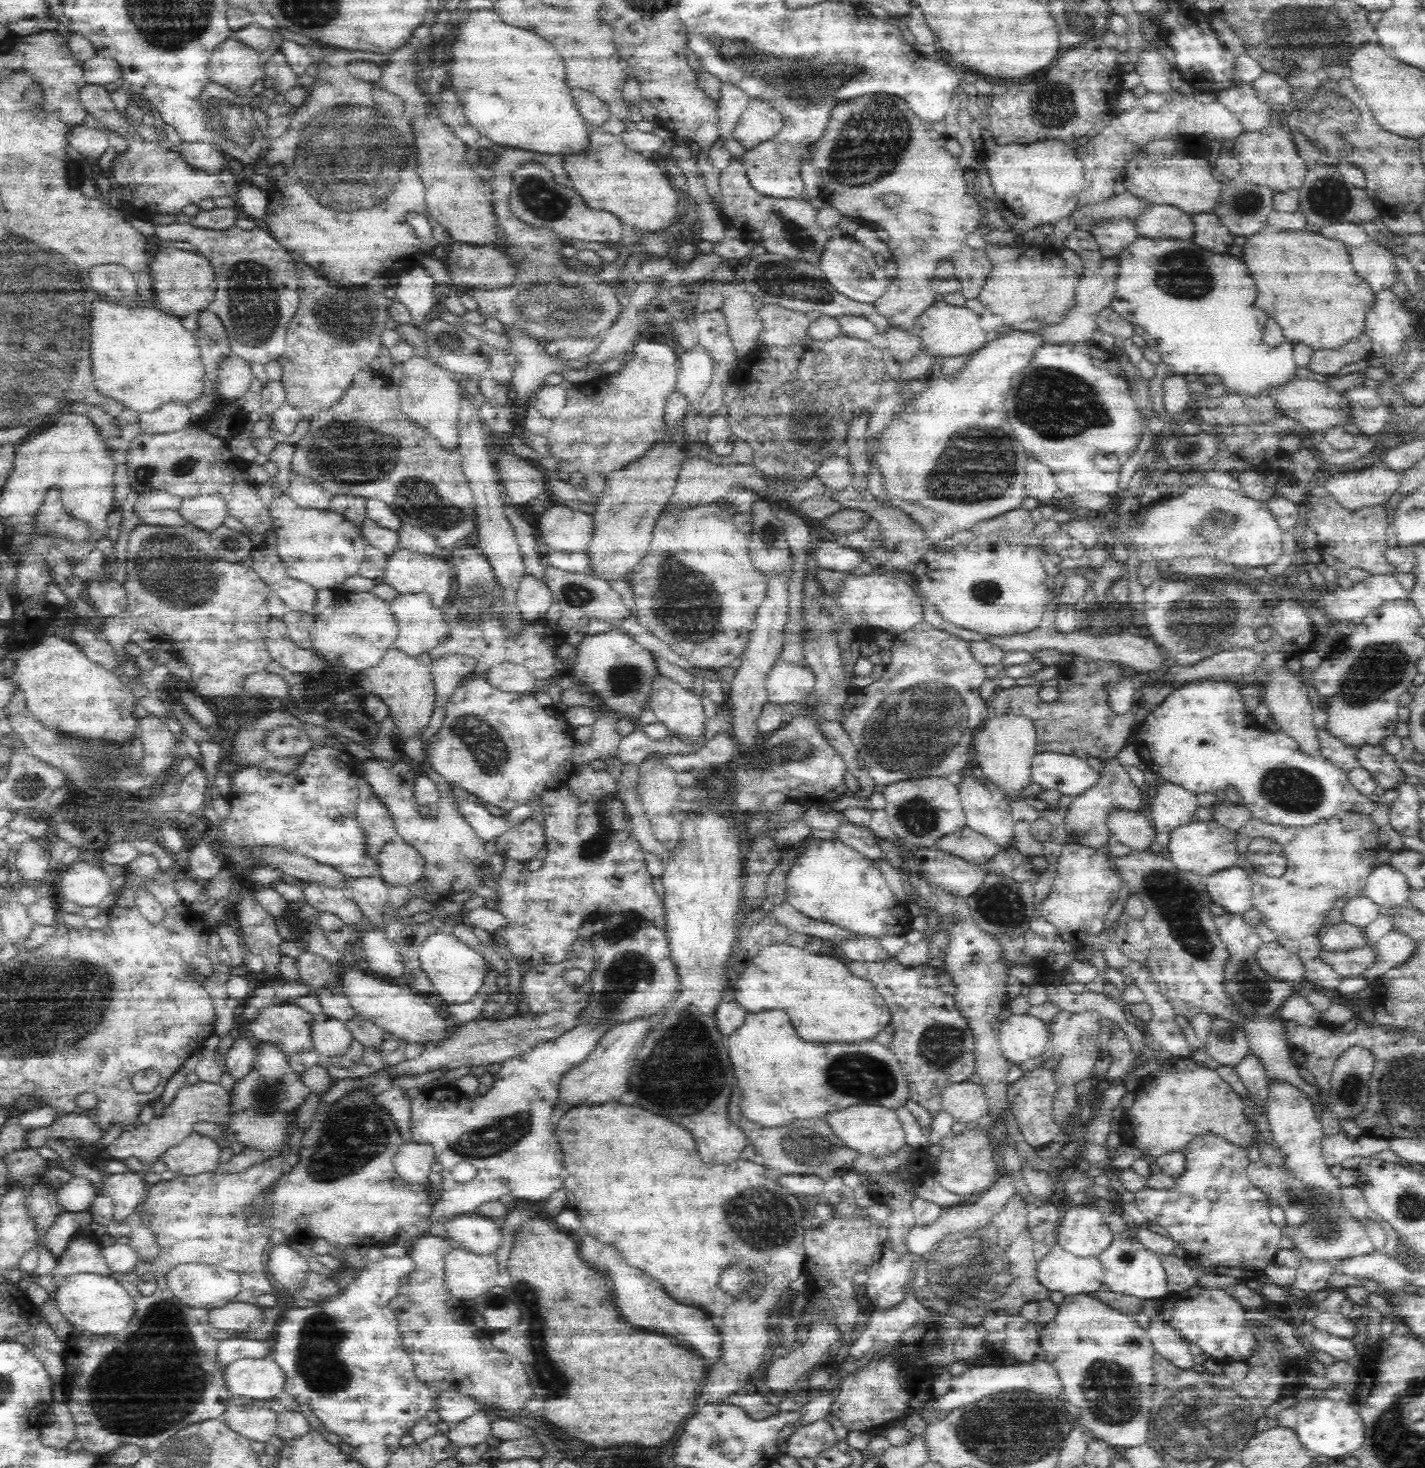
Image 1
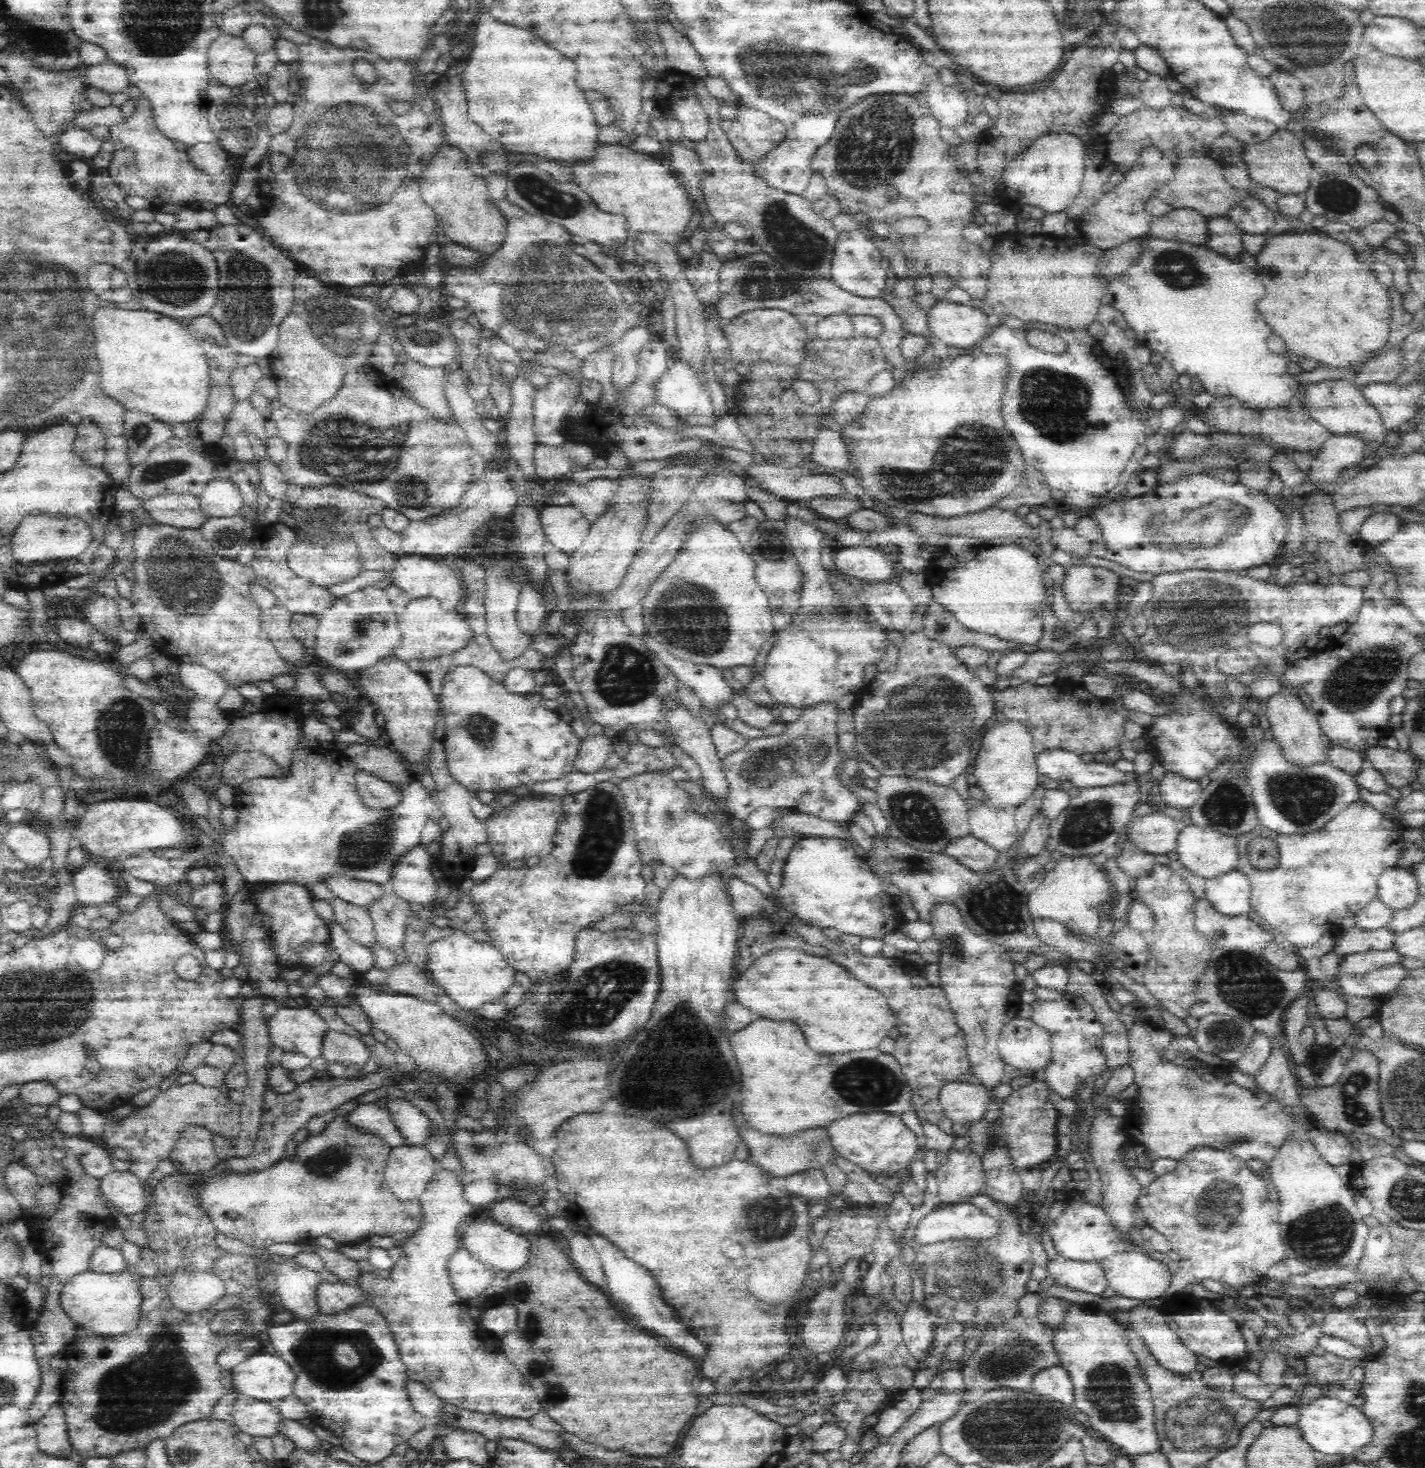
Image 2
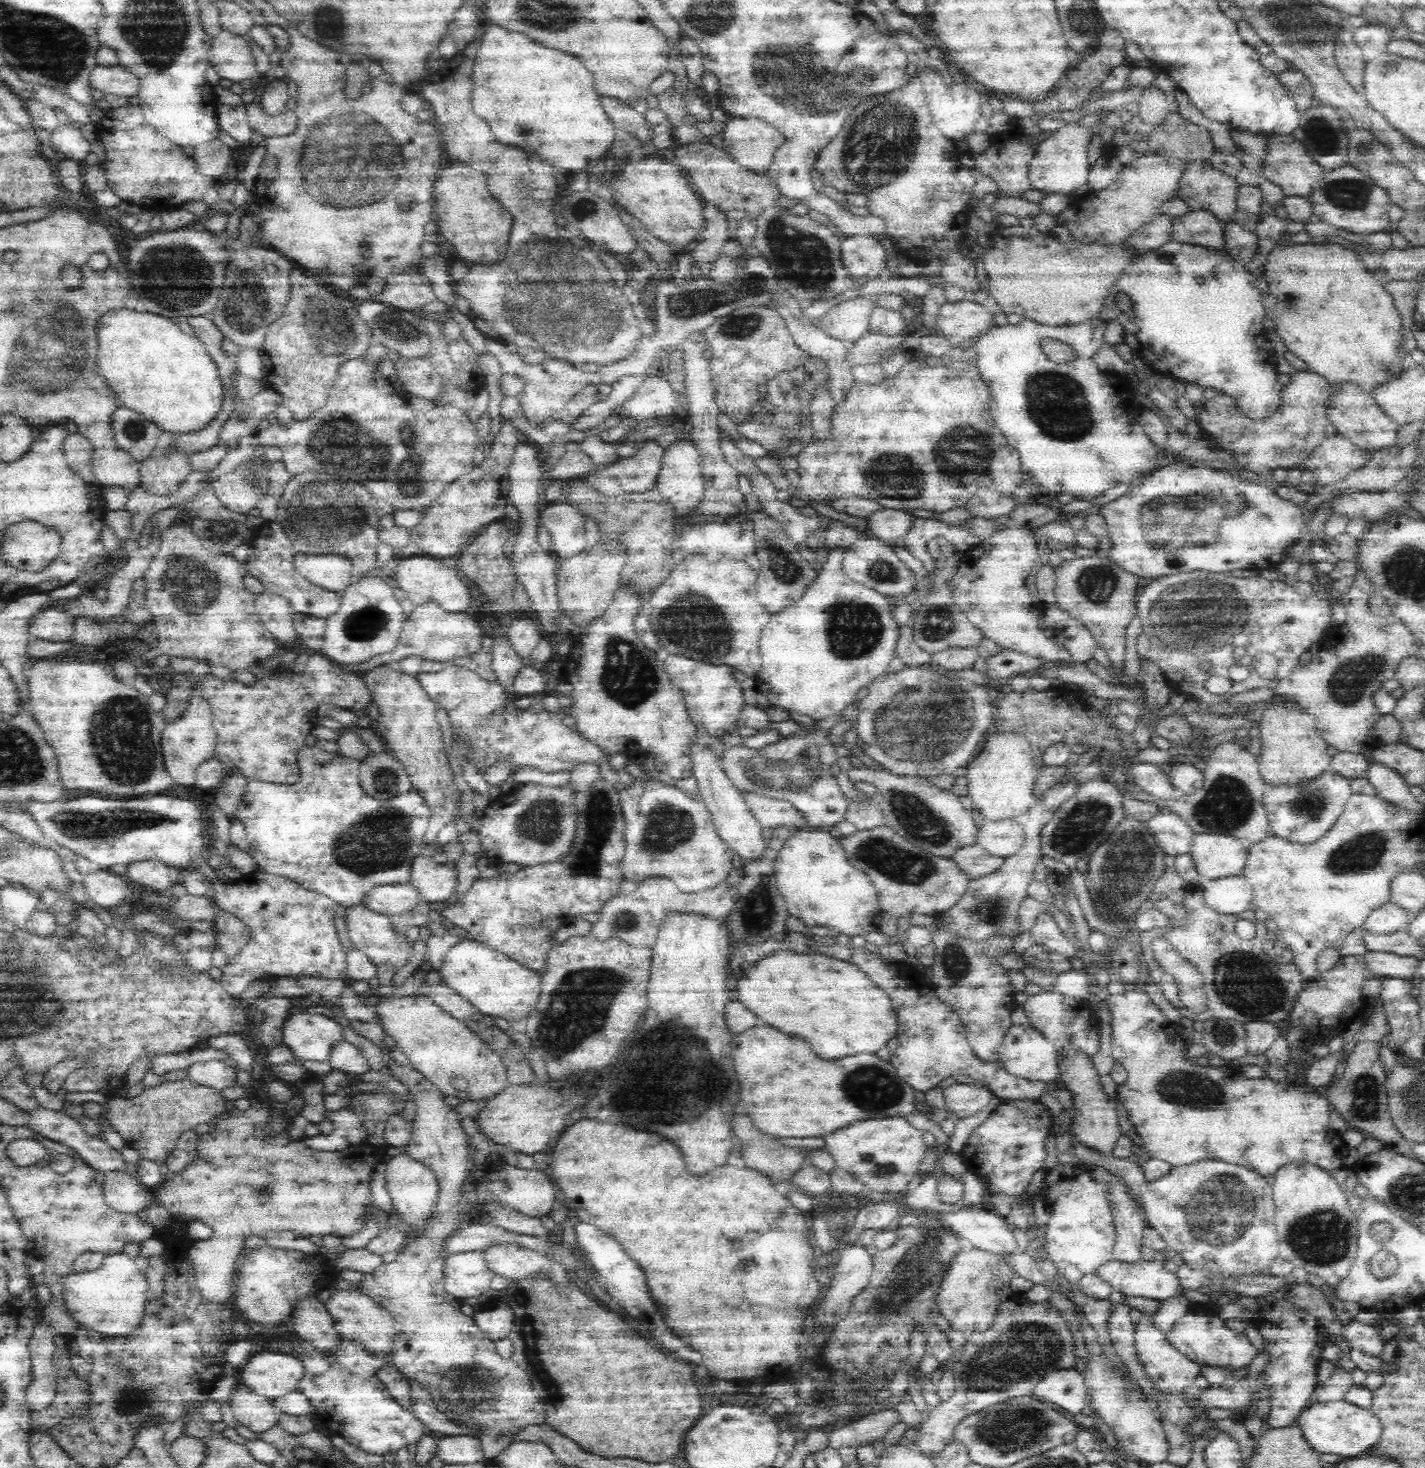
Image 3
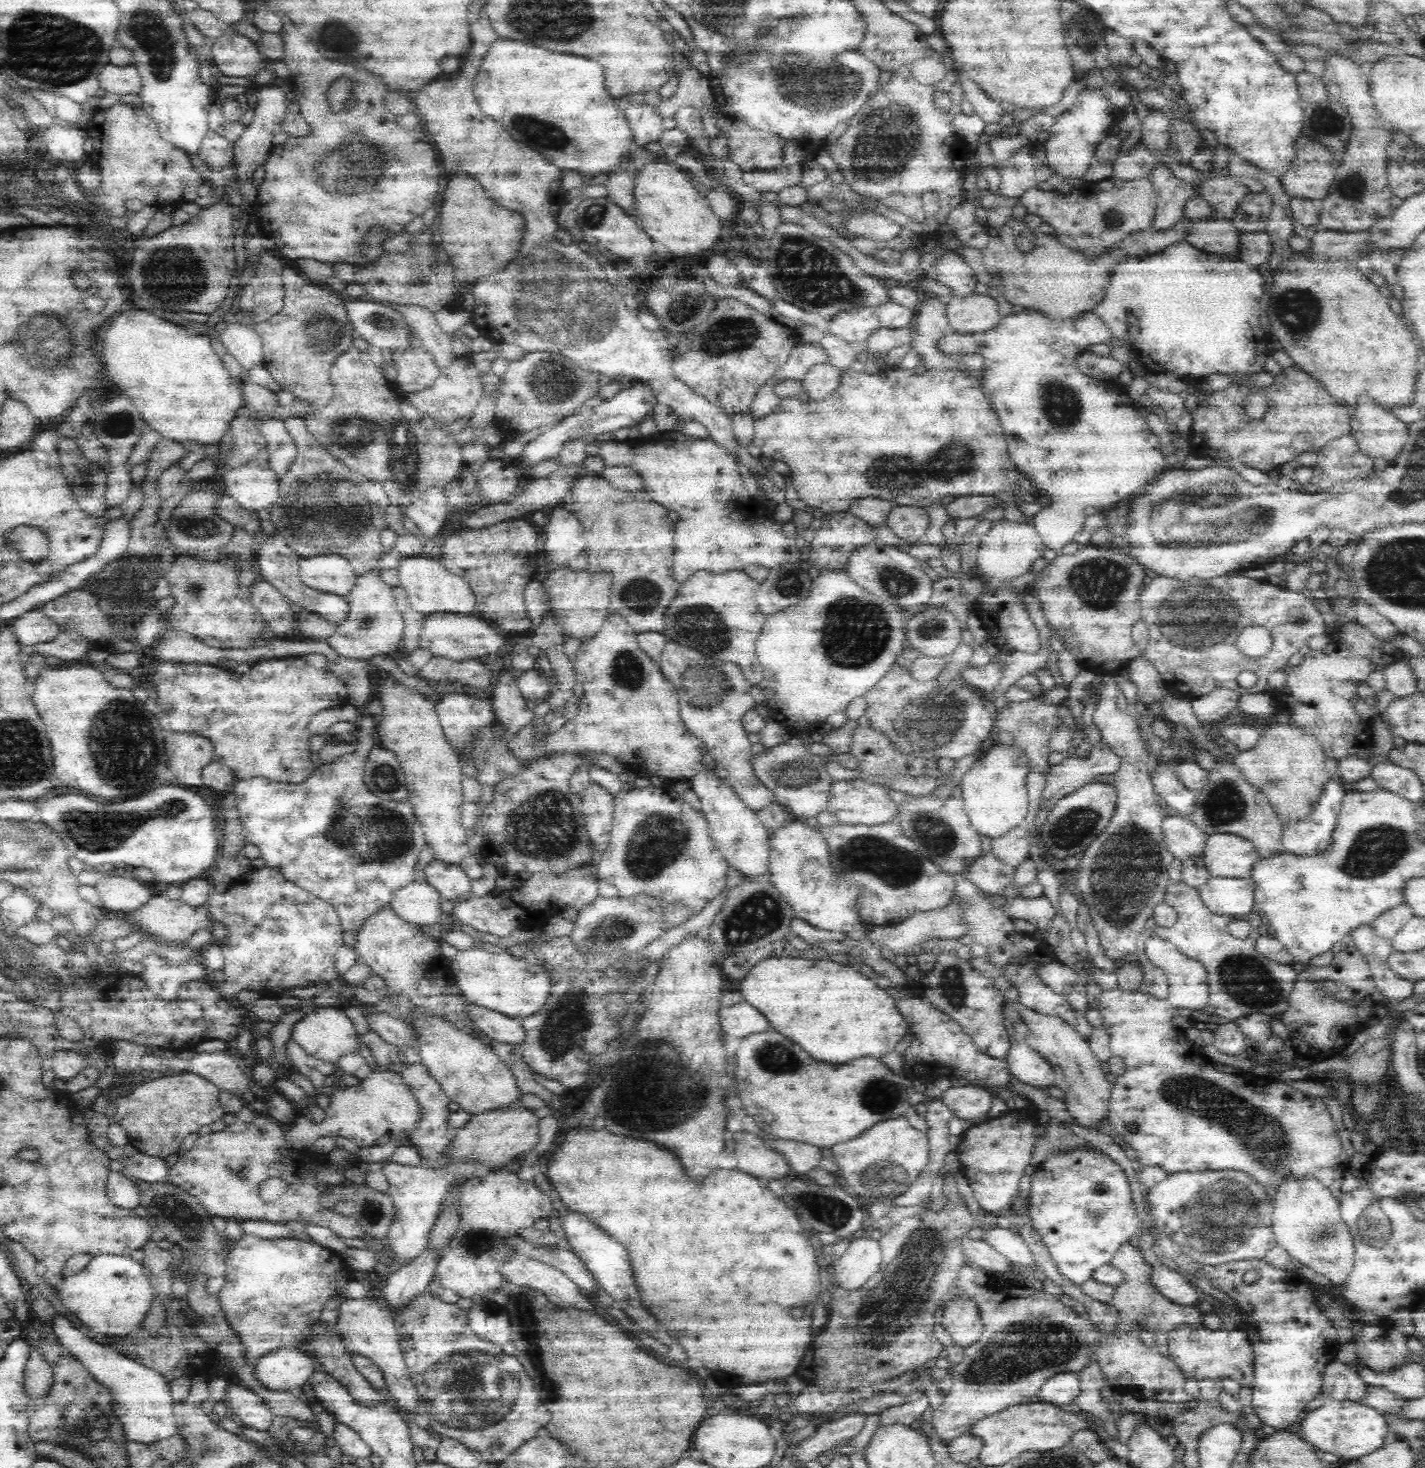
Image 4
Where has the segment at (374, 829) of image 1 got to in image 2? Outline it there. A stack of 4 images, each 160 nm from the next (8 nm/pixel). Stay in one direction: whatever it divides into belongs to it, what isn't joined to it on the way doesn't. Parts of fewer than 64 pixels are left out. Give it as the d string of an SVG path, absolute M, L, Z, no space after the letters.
M358 772L354 783L359 799L368 810L392 810L400 804L403 797L403 791L376 776L366 776Z

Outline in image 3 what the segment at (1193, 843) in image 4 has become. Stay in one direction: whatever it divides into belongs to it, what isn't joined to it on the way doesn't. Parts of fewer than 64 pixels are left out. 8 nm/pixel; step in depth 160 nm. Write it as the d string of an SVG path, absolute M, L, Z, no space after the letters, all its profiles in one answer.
M1161 809L1147 820L1146 828L1158 848L1168 856L1186 854L1190 850L1195 832L1175 812Z

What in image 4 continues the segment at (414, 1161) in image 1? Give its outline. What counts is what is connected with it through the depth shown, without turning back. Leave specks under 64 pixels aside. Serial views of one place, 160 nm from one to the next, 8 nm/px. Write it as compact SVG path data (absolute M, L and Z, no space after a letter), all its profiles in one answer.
M389 1163L383 1173L388 1179L387 1193L391 1196L394 1207L394 1216L388 1232L388 1246L395 1256L397 1266L407 1265L427 1247L432 1227L444 1205L445 1192L455 1177L448 1171L438 1172L423 1164L405 1166Z

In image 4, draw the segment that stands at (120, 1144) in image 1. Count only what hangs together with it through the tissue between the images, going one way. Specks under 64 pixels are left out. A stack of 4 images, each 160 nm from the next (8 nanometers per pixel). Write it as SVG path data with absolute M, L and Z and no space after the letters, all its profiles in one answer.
M166 1074L140 1084L132 1094L119 1098L112 1120L124 1128L129 1143L139 1152L165 1161L170 1154L176 1154L186 1136L222 1119L225 1111L219 1102L220 1092L209 1080L196 1074Z

